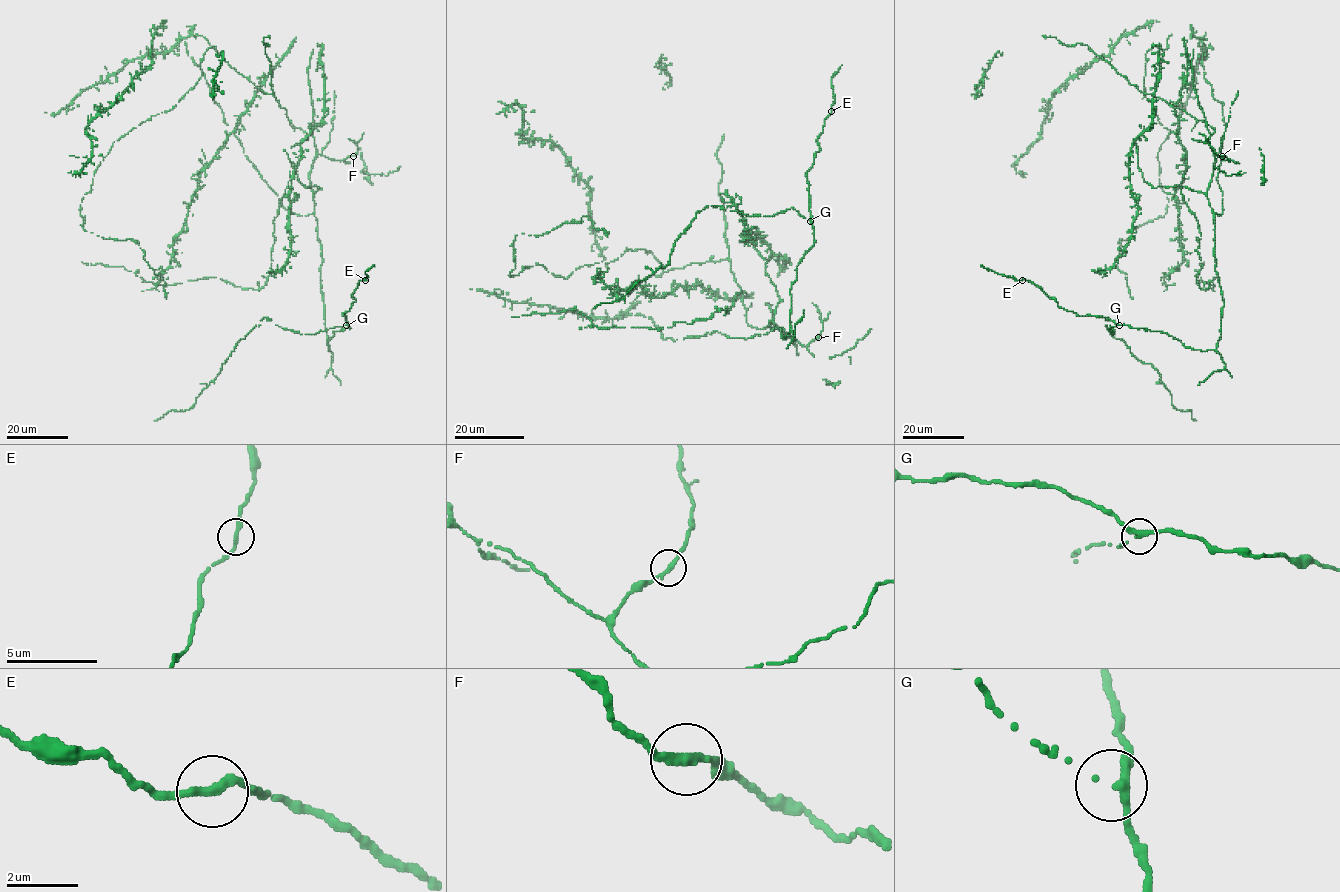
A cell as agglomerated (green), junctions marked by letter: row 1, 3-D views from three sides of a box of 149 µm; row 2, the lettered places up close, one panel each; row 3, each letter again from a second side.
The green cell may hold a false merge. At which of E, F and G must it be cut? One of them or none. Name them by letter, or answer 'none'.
none

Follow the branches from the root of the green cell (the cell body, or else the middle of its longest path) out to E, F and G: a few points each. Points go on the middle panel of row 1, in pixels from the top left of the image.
E: (770, 324), (783, 329), (785, 340), (789, 335), (789, 290), (814, 243), (806, 174), (831, 111)
F: (770, 324), (773, 322), (780, 331), (806, 347), (818, 337)
G: (770, 324), (783, 329), (785, 340), (789, 335), (789, 290), (814, 243), (810, 221)

